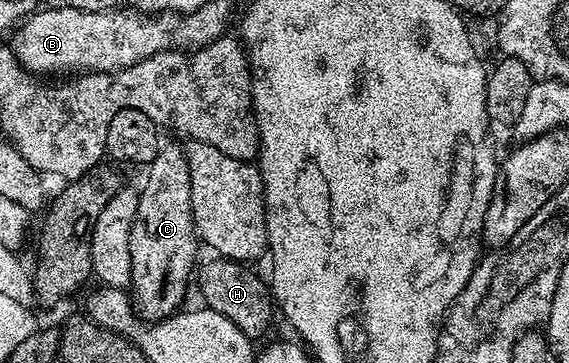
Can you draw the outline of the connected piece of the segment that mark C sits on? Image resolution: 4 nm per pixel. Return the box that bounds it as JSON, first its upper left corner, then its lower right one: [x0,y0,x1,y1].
[129,144,200,322]

